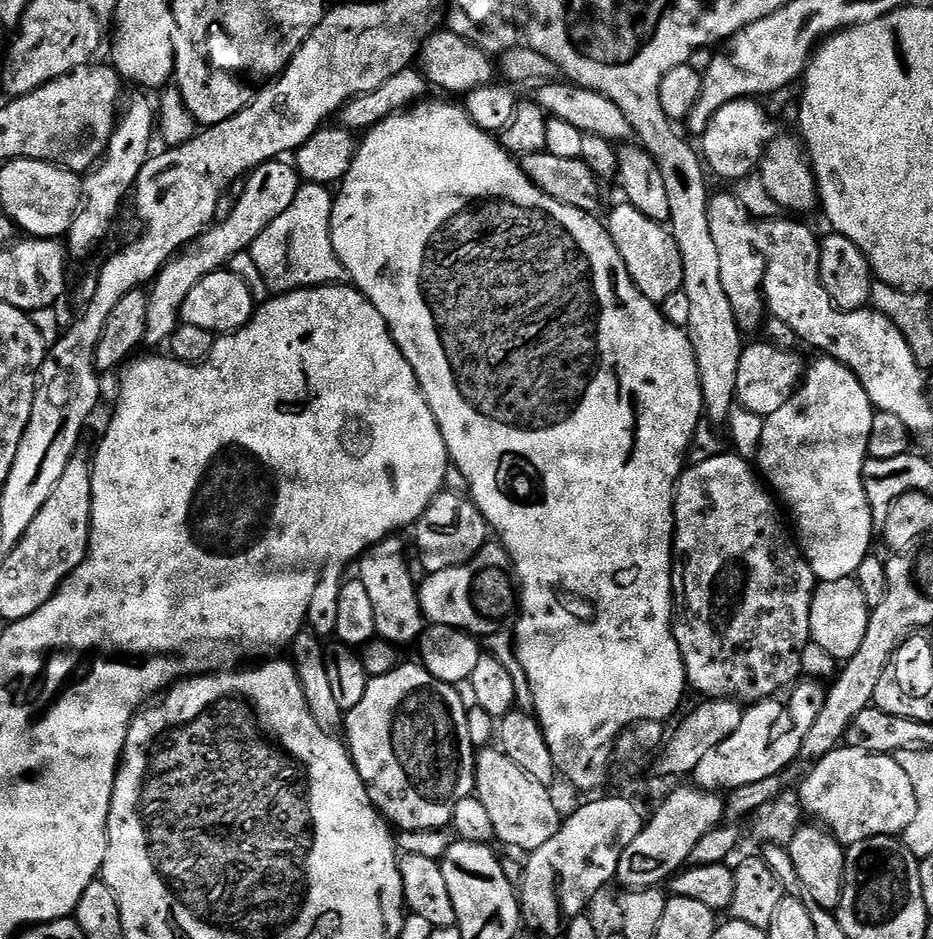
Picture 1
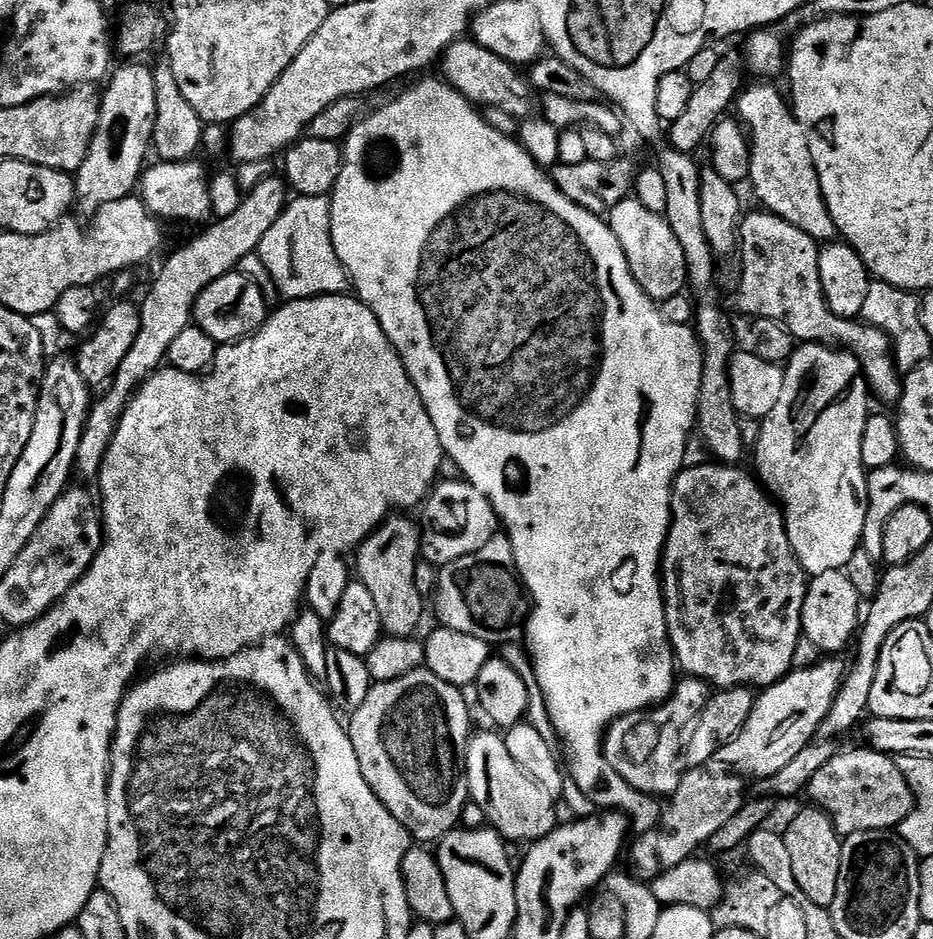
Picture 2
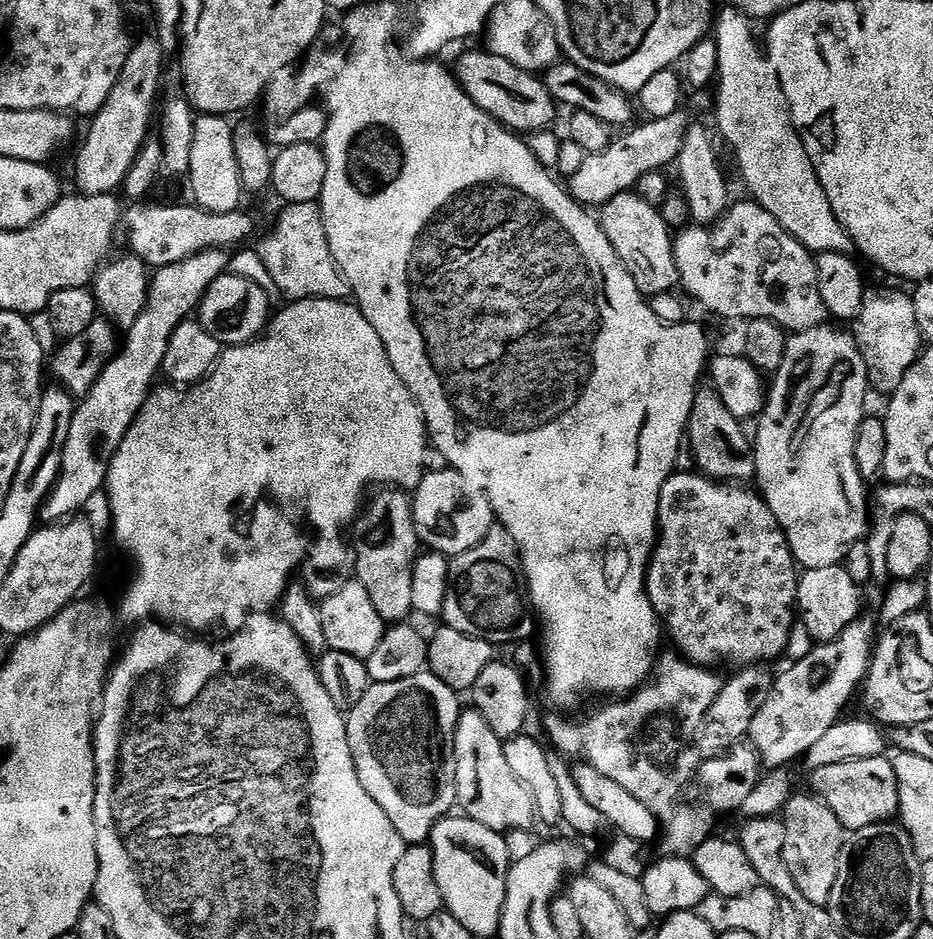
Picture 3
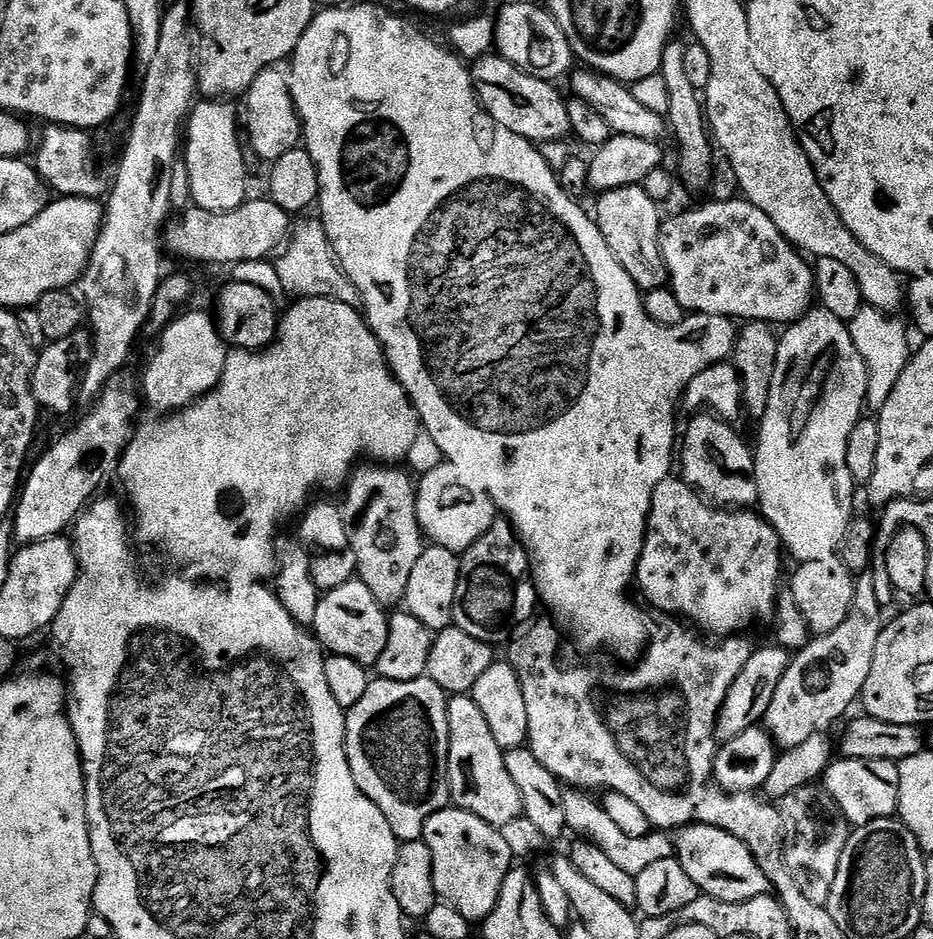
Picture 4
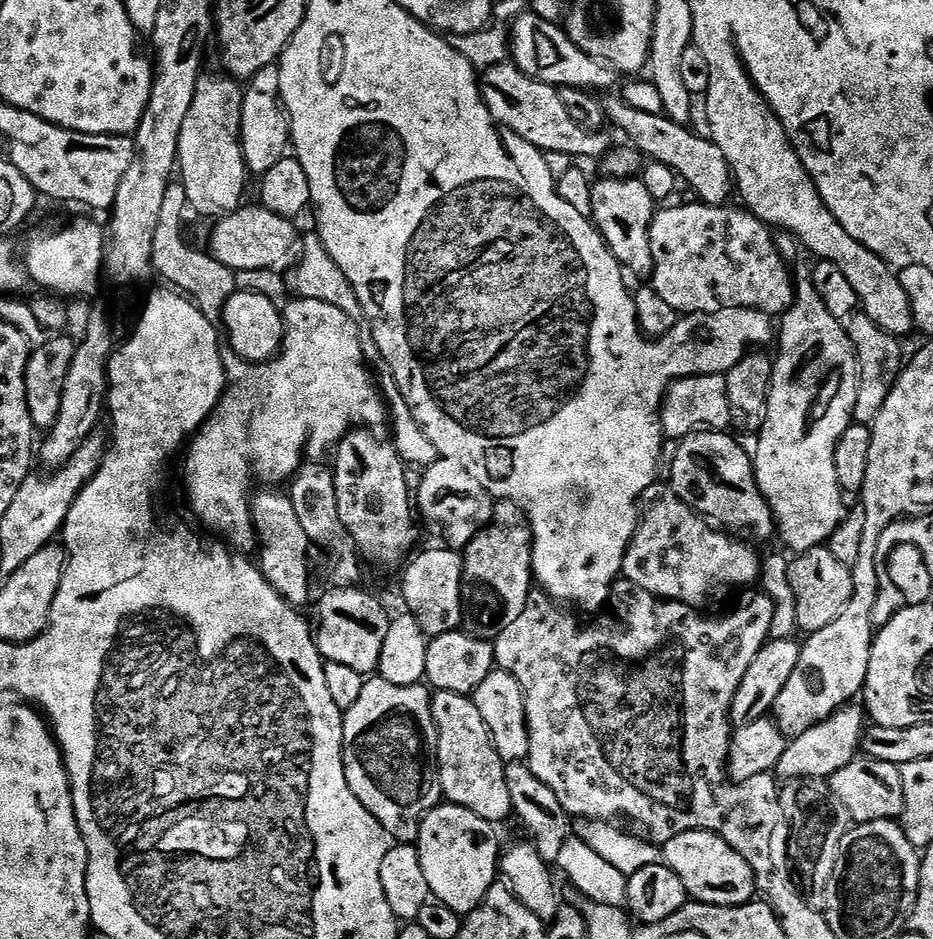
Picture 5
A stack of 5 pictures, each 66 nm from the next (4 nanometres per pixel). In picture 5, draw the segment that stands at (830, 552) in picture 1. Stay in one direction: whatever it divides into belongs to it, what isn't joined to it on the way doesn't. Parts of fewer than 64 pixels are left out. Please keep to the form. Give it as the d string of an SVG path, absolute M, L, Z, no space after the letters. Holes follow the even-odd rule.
M797 279L795 281L796 293L792 299L792 304L788 307L787 312L783 313L782 321L784 325L778 328L778 344L780 340L780 349L774 352L773 378L772 385L769 388L768 409L766 410L766 422L758 433L756 452L754 448L754 467L756 470L756 481L760 487L760 492L766 498L766 502L772 511L772 519L775 527L778 529L778 536L781 536L790 547L793 553L808 552L811 548L818 548L827 545L831 540L836 527L843 522L846 515L844 508L844 499L846 493L838 482L838 469L834 466L834 450L838 446L838 438L846 434L846 430L853 424L856 415L856 403L858 402L858 390L860 389L860 357L856 355L856 348L852 345L852 339L848 336L847 327L830 310L826 310L826 302L814 290L811 279Z

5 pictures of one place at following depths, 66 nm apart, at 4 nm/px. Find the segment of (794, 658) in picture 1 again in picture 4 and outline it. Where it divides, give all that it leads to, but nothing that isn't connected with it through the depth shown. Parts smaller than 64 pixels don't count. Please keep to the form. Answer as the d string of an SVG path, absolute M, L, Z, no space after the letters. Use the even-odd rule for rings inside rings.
M669 478L660 483L654 490L654 498L652 499L650 514L648 515L648 533L644 535L644 545L642 546L642 554L636 567L634 580L638 588L640 584L645 598L658 611L664 612L660 614L675 613L677 617L687 621L693 629L699 630L701 633L707 634L712 638L735 636L741 630L748 630L744 628L750 627L756 619L764 620L768 615L769 619L775 613L778 593L782 588L782 585L780 585L780 552L782 556L780 536L772 528L772 525L764 519L763 515L757 514L752 510L721 510L719 507L713 506L709 501L705 500L696 489L691 488L689 484L685 484L683 479L676 478L675 480L675 478Z

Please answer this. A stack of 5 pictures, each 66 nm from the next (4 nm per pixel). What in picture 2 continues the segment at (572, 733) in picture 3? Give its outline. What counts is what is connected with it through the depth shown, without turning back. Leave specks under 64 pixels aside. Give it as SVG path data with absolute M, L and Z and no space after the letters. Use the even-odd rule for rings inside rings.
M684 678L663 704L657 704L651 710L620 716L604 734L604 756L609 769L613 773L616 771L636 791L633 793L648 798L670 798L678 790L682 775L682 741L703 716L709 699L709 685L702 680Z

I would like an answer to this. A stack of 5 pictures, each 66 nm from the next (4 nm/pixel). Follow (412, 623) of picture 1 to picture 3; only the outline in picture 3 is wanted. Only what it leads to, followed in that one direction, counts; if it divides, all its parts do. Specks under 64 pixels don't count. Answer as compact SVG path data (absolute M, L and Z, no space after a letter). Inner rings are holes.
M392 486L377 492L380 493L367 501L366 507L354 521L357 540L354 544L355 579L366 586L366 594L370 594L370 602L374 602L374 610L378 610L385 625L404 624L412 607L418 604L413 579L415 562L421 555L422 545L412 517L409 493Z

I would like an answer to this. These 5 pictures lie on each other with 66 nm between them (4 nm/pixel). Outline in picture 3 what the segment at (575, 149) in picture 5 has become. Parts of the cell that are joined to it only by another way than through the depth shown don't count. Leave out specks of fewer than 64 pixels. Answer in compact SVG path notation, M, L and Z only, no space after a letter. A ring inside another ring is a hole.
M487 50L466 53L454 67L454 75L464 93L505 128L517 134L531 134L553 127L558 105L539 75L522 70L514 62L506 62L506 58L498 58L498 54Z

